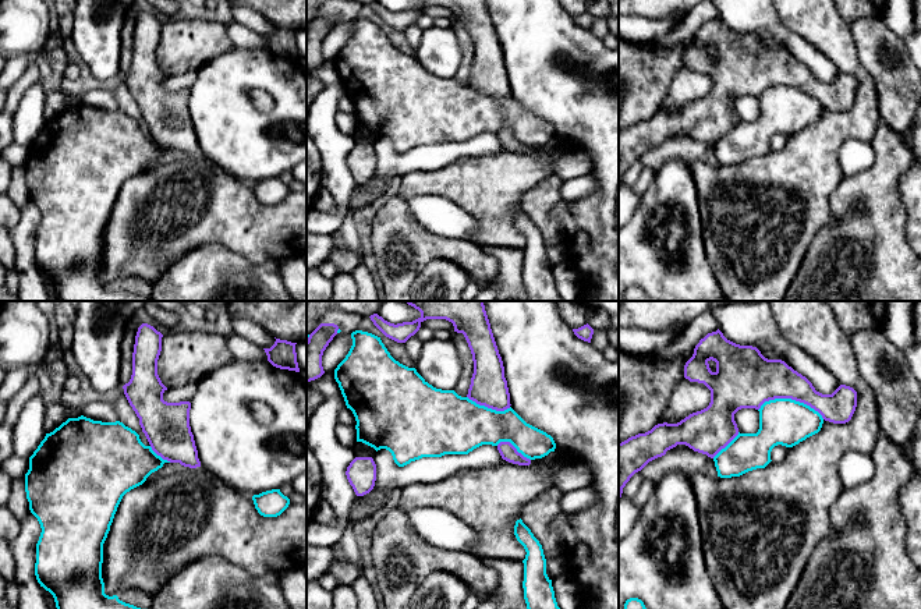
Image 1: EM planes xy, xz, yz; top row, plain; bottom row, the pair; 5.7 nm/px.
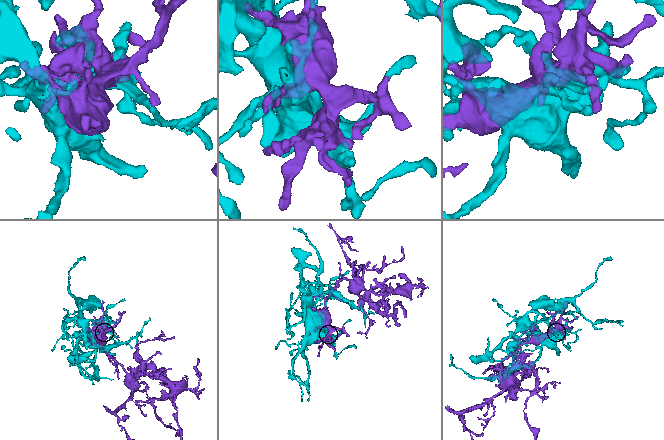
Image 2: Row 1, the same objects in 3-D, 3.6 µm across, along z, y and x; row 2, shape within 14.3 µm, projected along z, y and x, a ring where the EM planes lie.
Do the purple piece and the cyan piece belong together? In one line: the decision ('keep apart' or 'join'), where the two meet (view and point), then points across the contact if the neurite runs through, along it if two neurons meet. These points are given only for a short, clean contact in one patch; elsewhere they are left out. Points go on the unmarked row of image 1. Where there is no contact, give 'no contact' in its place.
join | yz (792, 87)

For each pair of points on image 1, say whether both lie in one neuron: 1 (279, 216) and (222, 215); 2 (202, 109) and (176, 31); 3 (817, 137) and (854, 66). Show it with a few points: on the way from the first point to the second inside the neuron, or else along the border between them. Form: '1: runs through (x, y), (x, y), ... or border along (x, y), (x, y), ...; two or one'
1: runs through (265, 216), (236, 216); one
2: border along (225, 52), (208, 60), (197, 70); two
3: runs through (838, 126), (842, 126), (863, 105), (863, 87); one

